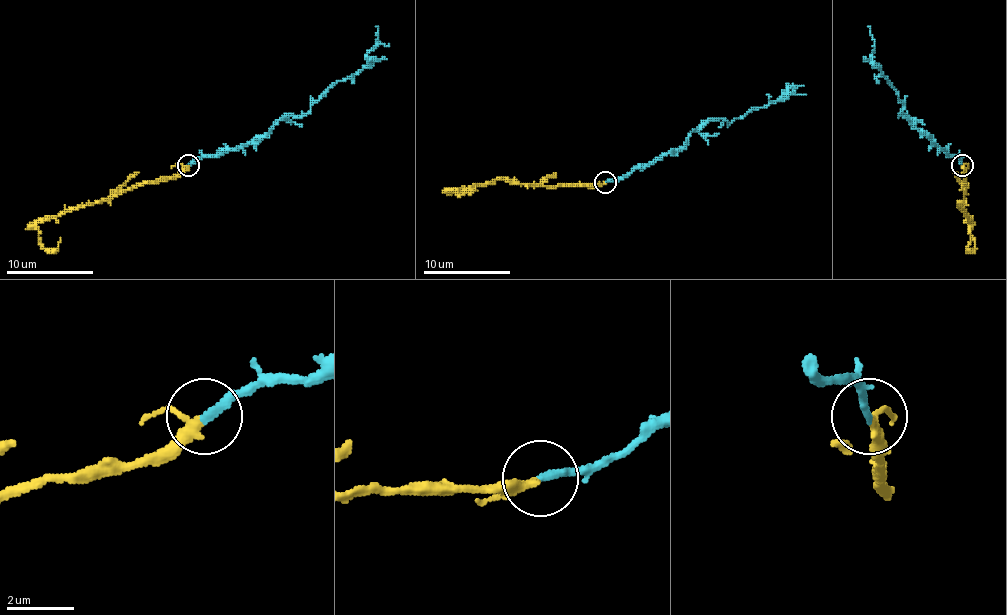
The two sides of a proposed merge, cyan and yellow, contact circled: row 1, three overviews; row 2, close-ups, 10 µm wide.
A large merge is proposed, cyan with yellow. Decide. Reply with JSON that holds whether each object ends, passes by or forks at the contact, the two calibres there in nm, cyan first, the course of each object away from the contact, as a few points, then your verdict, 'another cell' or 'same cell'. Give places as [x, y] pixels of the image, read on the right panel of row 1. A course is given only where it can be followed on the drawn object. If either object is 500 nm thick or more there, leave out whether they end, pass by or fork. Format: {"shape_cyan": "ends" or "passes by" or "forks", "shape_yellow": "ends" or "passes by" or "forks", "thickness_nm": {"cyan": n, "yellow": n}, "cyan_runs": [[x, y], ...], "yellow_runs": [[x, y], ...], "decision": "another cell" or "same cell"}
{"shape_cyan": "ends", "shape_yellow": "passes by", "thickness_nm": {"cyan": 240, "yellow": 220}, "cyan_runs": [[961, 166], [957, 157], [900, 116], [903, 102], [872, 63], [874, 44], [868, 26]], "yellow_runs": [[961, 166], [966, 192], [959, 205], [968, 216], [974, 244], [972, 248], [968, 246], [970, 237]], "decision": "same cell"}

